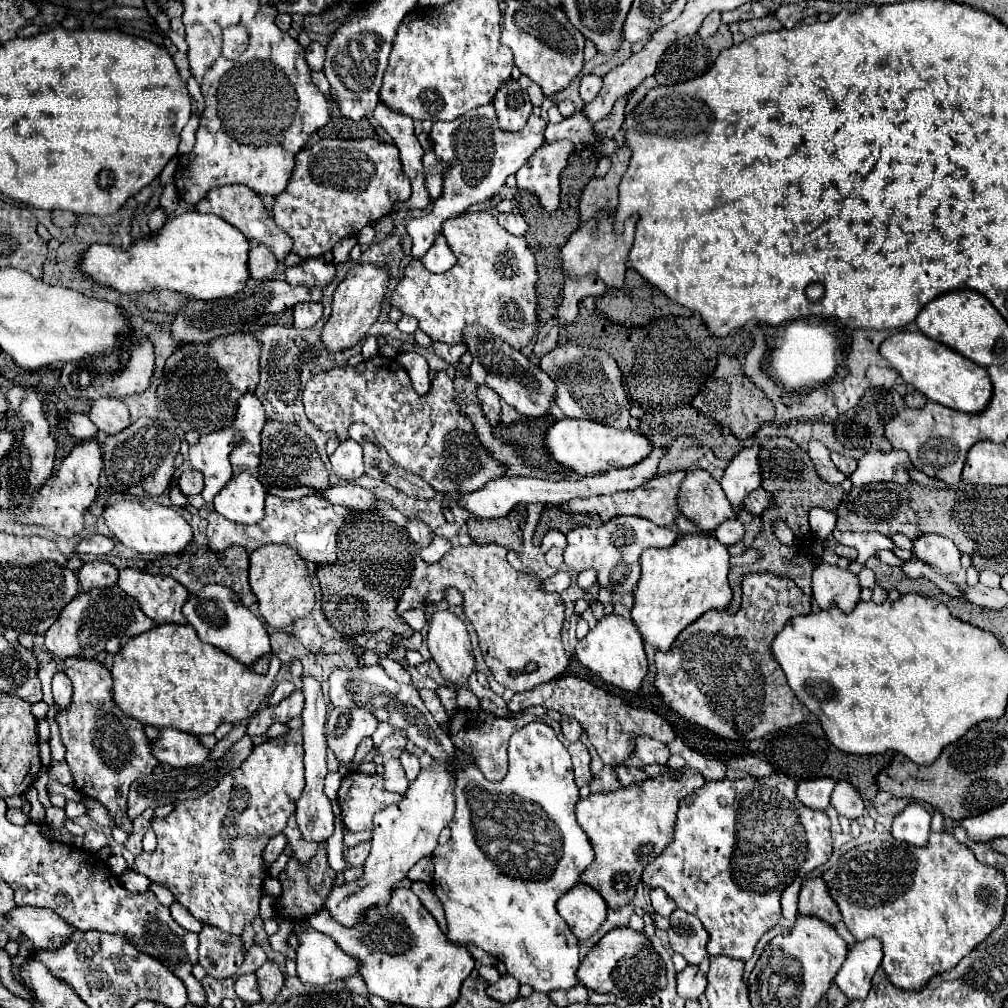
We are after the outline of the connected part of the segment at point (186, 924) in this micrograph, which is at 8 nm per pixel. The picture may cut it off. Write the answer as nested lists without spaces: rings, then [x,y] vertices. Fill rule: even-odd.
[[[174,902],[172,906],[170,906],[170,910],[172,910],[172,918],[182,926],[182,928],[186,928],[186,930],[190,930],[190,932],[200,932],[202,930],[202,922],[198,922],[182,904],[178,904],[178,902]]]

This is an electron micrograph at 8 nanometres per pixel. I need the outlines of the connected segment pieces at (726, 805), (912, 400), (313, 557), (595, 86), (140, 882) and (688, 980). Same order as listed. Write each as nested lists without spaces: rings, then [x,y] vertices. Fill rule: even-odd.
[[[774,774],[774,776],[766,776],[766,778],[754,778],[754,776],[746,776],[746,778],[738,778],[738,780],[706,780],[704,786],[700,790],[696,790],[692,796],[684,798],[680,802],[678,814],[676,814],[676,826],[674,826],[674,838],[672,842],[666,846],[666,850],[646,866],[644,874],[642,874],[642,882],[650,888],[664,888],[668,892],[668,896],[678,904],[678,908],[694,914],[696,918],[700,918],[700,922],[704,924],[706,932],[710,934],[710,942],[708,942],[708,954],[710,956],[720,956],[726,954],[730,958],[736,960],[750,960],[754,954],[754,946],[756,942],[762,938],[762,934],[766,934],[772,926],[776,926],[782,920],[782,910],[780,910],[780,894],[782,890],[798,876],[806,876],[810,874],[816,866],[822,866],[828,862],[832,854],[832,838],[830,838],[830,818],[824,812],[818,810],[810,810],[804,804],[800,804],[800,800],[796,798],[796,780],[784,774]]]
[[[910,390],[910,392],[904,396],[904,400],[906,400],[906,406],[908,406],[908,408],[922,408],[922,406],[928,402],[928,398],[926,398],[922,392],[918,392],[918,390]]]
[[[272,494],[266,496],[266,516],[252,526],[242,526],[236,522],[226,520],[218,512],[212,512],[206,528],[206,538],[208,538],[208,552],[222,552],[230,546],[242,546],[244,550],[256,550],[264,544],[288,544],[300,552],[300,556],[308,562],[314,562],[318,566],[324,564],[336,564],[336,542],[338,542],[338,532],[346,518],[354,512],[354,508],[348,506],[338,506],[322,498],[320,494],[306,494],[298,500],[282,500]]]
[[[594,74],[582,76],[582,82],[580,82],[582,100],[584,102],[592,102],[592,98],[596,98],[596,94],[600,92],[600,86],[602,86],[602,78],[600,76],[594,76]]]
[[[130,868],[122,872],[120,882],[122,882],[122,886],[126,886],[130,892],[138,892],[138,894],[142,894],[144,890],[148,890],[148,888],[150,888],[150,880],[148,880],[144,874],[132,872]]]
[[[686,966],[682,972],[676,974],[678,980],[678,996],[698,1000],[706,990],[706,976],[700,972],[698,966]]]

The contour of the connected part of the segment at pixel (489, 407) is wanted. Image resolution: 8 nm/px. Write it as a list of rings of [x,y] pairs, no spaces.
[[[480,386],[476,396],[482,402],[482,410],[484,410],[486,418],[490,420],[490,424],[496,426],[500,422],[500,396],[486,386]]]

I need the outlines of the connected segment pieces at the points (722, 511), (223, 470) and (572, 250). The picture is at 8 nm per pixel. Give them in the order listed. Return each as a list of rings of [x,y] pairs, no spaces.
[[[690,470],[678,490],[678,510],[694,522],[704,534],[712,532],[718,524],[734,518],[726,494],[706,470]]]
[[[228,426],[226,430],[202,434],[200,440],[190,446],[190,464],[200,470],[206,480],[206,486],[200,492],[206,504],[210,504],[216,492],[220,492],[232,478],[230,452],[240,444],[240,432],[234,426]]]
[[[604,210],[598,212],[592,220],[582,222],[580,228],[568,238],[562,250],[562,260],[564,260],[564,272],[568,274],[598,274],[604,282],[606,288],[618,288],[624,284],[624,272],[628,264],[628,254],[634,242],[634,230],[636,230],[636,220],[638,214],[632,214],[624,222],[624,232],[614,234],[614,216],[606,214]]]

